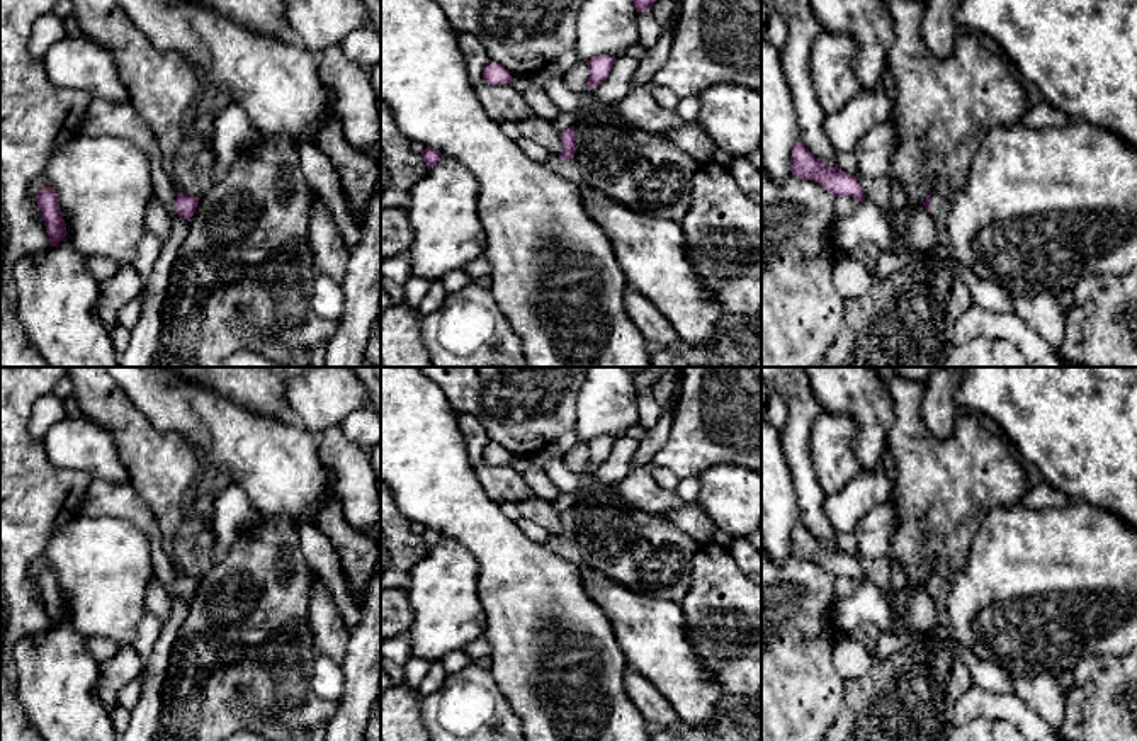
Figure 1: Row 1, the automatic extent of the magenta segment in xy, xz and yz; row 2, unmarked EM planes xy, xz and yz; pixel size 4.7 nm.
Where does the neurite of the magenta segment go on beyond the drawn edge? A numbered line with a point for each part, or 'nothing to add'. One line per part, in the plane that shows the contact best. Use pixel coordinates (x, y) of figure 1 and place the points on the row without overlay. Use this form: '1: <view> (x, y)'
1: xy (102, 498)

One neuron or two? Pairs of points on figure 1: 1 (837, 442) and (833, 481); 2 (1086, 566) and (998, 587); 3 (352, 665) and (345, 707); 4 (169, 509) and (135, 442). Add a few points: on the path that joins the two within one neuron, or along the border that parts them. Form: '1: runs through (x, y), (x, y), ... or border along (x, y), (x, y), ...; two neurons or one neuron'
1: runs through (833, 452), (833, 471); one neuron
2: runs through (1064, 582), (1049, 587), (1020, 587); one neuron
3: runs through (352, 675), (352, 697); one neuron
4: runs through (169, 492), (169, 476), (152, 459); one neuron

